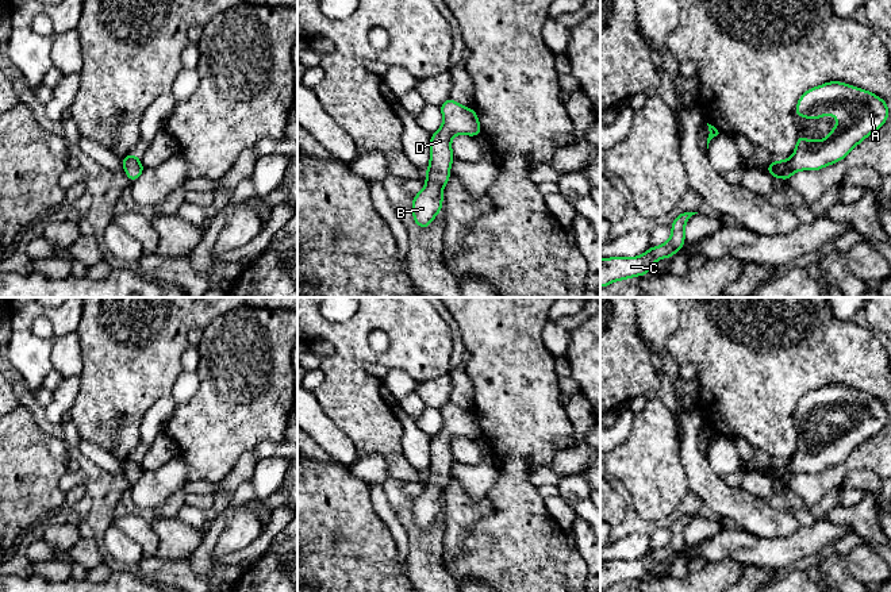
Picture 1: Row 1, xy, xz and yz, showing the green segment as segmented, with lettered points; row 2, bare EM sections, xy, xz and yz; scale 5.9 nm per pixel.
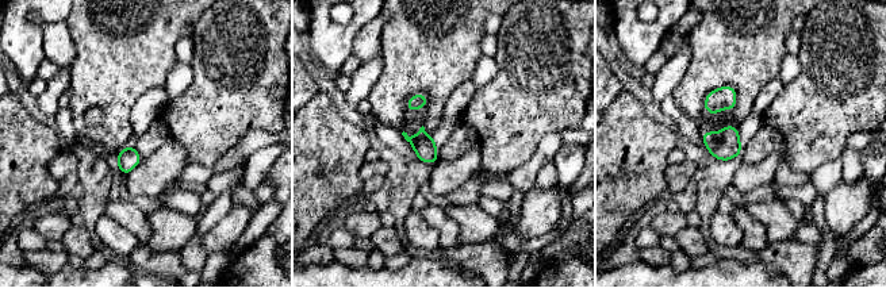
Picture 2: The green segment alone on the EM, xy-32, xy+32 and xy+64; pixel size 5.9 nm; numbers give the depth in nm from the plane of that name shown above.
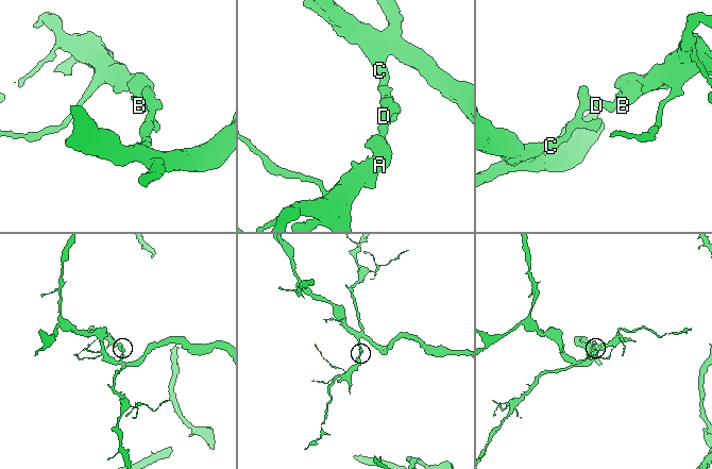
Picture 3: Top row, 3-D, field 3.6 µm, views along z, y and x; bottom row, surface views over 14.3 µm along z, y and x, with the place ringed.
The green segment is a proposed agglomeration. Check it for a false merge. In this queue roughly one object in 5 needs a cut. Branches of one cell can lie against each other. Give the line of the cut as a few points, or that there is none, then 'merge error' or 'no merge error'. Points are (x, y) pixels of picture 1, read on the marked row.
cut none; no merge error

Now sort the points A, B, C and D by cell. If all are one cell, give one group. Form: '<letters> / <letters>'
A B C D

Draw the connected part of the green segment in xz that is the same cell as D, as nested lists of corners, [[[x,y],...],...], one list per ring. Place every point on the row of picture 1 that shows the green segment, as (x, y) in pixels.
[[[452,97],[446,99],[439,109],[443,116],[441,128],[430,137],[430,165],[426,169],[426,187],[412,199],[414,223],[427,228],[438,212],[442,211],[442,188],[450,177],[450,165],[454,159],[452,138],[458,134],[479,137],[481,126],[473,108],[466,108]]]

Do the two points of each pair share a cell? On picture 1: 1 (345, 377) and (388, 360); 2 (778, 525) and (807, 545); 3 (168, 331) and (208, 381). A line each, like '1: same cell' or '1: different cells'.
1: same cell
2: different cells
3: different cells

